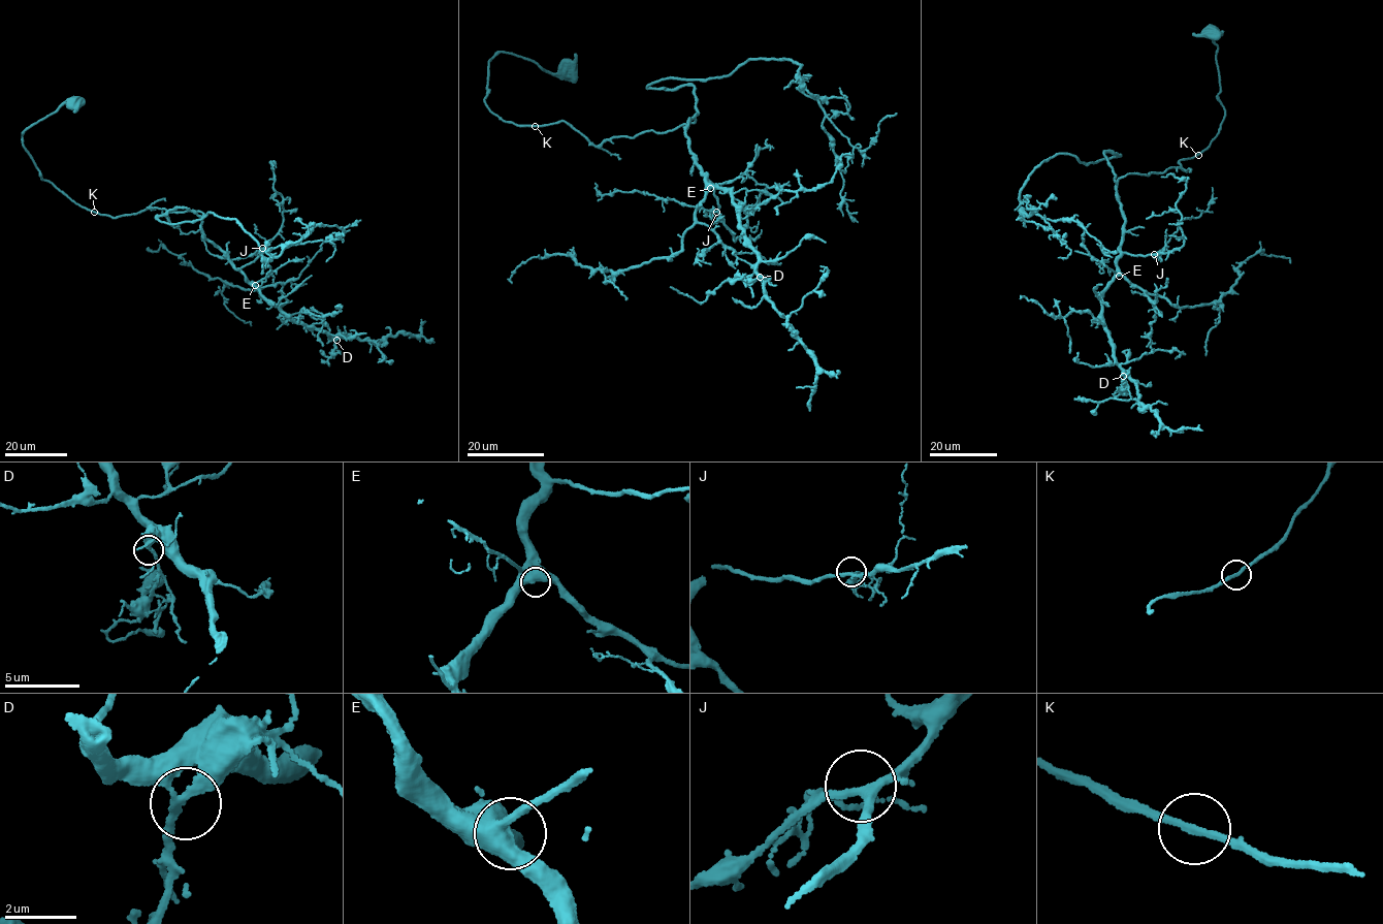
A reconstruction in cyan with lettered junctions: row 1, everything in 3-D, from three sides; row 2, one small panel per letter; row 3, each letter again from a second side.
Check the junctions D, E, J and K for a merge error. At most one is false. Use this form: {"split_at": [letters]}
{"split_at": []}

